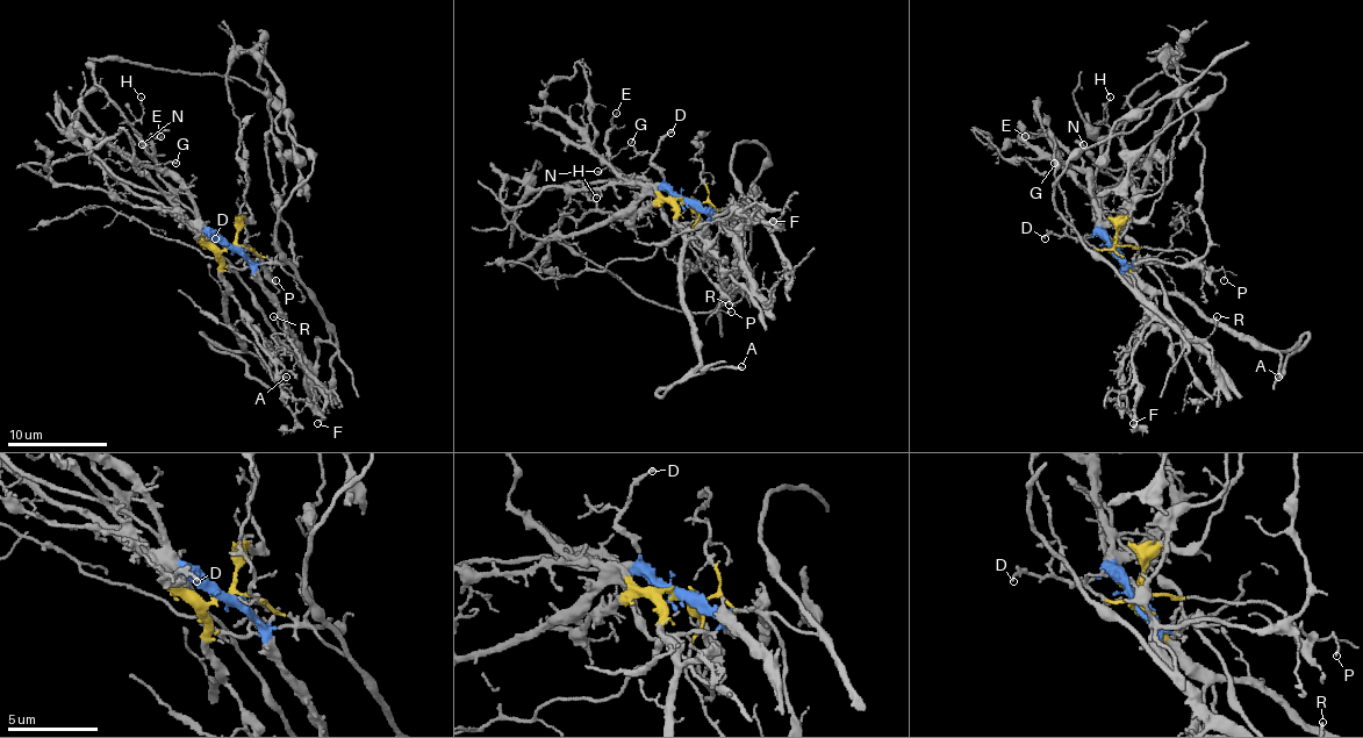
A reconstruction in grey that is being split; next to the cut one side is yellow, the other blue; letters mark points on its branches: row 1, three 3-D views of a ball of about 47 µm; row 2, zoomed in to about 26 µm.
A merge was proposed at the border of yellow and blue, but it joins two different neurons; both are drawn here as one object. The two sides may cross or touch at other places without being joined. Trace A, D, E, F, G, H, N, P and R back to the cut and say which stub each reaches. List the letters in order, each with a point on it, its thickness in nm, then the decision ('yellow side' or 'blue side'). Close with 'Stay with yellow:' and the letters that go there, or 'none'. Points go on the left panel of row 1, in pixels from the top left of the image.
A: at (286, 377); 200 nm thick; yellow side
D: at (215, 238); 140 nm thick; blue side
E: at (160, 136); 100 nm thick; blue side
F: at (317, 423); 220 nm thick; blue side
G: at (176, 163); 130 nm thick; blue side
H: at (141, 97); 100 nm thick; yellow side
N: at (142, 144); 140 nm thick; blue side
P: at (275, 280); 100 nm thick; yellow side
R: at (273, 316); 120 nm thick; blue side
Stay with yellow: A, H, P

